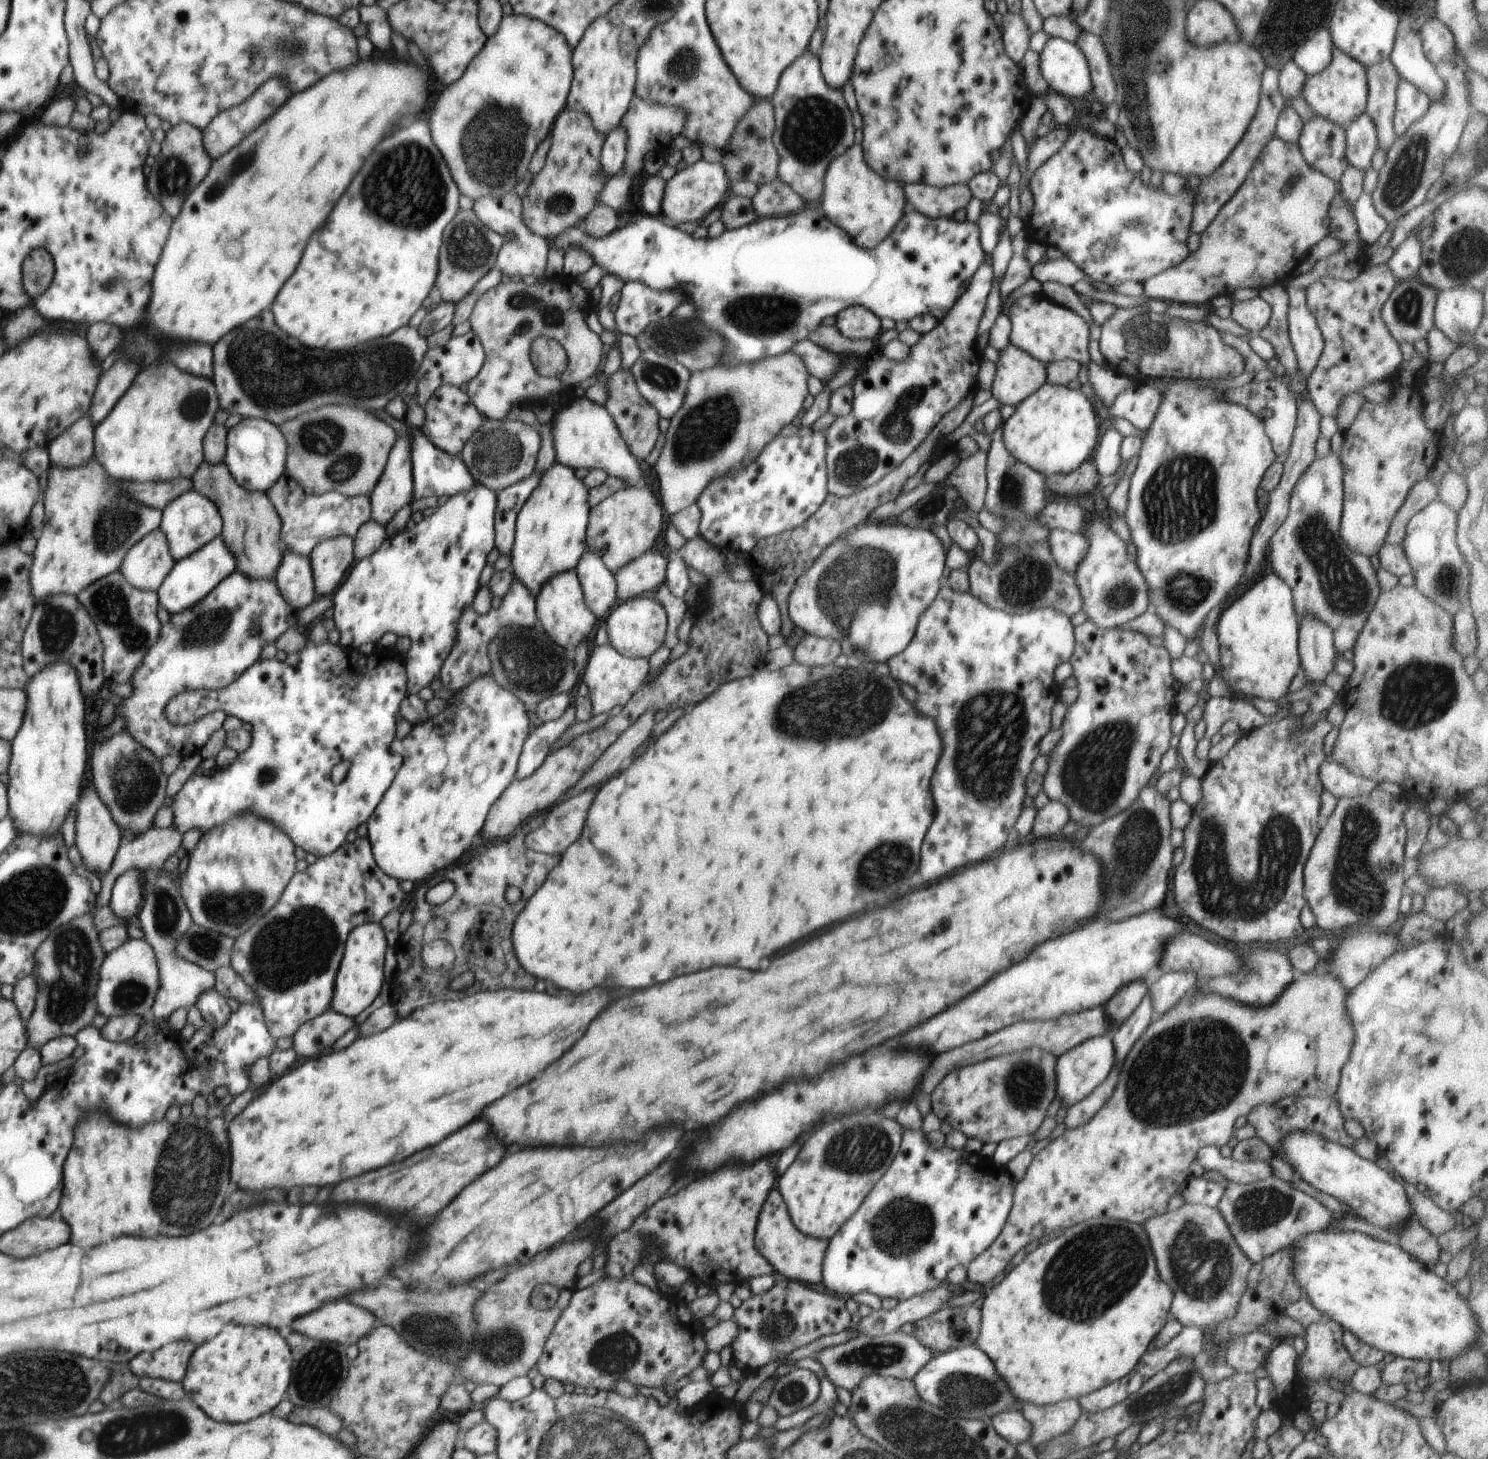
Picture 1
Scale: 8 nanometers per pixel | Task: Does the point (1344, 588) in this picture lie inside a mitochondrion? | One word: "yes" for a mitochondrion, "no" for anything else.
yes

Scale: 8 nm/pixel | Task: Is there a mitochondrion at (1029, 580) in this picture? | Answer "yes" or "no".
yes

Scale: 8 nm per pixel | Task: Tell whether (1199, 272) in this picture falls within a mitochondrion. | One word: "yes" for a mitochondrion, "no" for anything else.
no

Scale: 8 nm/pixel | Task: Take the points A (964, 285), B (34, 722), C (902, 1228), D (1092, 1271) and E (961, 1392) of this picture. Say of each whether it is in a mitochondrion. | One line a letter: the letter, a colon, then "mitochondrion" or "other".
A: other
B: other
C: mitochondrion
D: mitochondrion
E: mitochondrion

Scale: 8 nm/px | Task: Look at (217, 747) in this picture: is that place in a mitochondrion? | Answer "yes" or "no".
no

